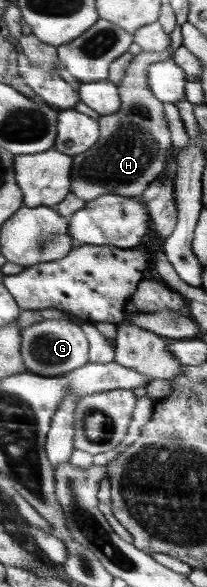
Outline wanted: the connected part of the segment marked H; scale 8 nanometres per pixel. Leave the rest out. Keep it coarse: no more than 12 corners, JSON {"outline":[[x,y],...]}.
{"outline":[[134,55],[122,110],[101,116],[101,139],[73,158],[71,192],[139,198],[160,177],[172,135]]}

